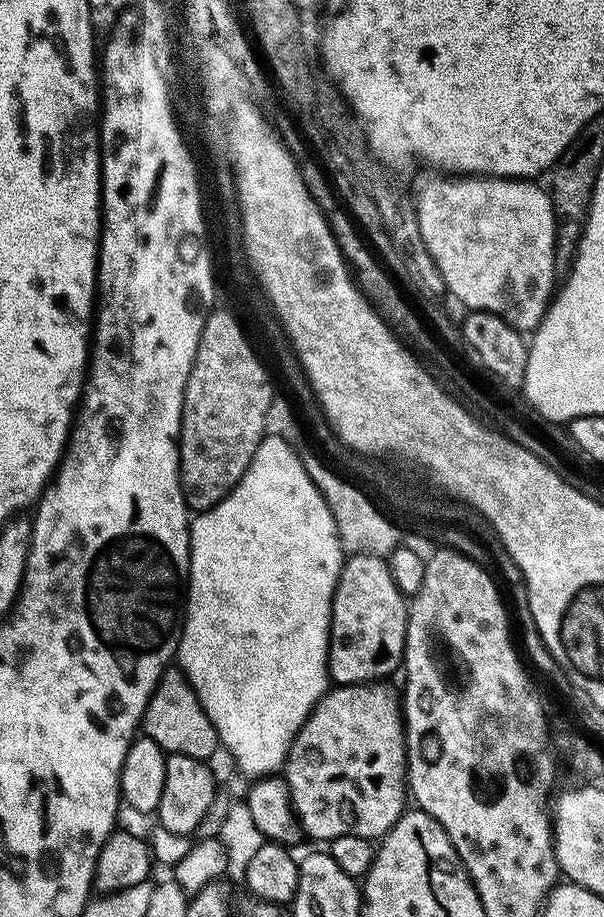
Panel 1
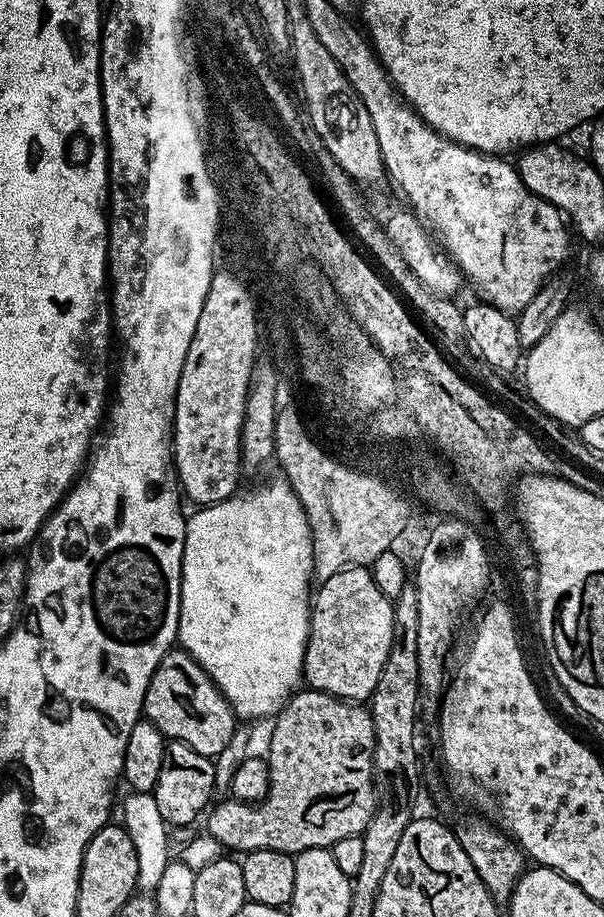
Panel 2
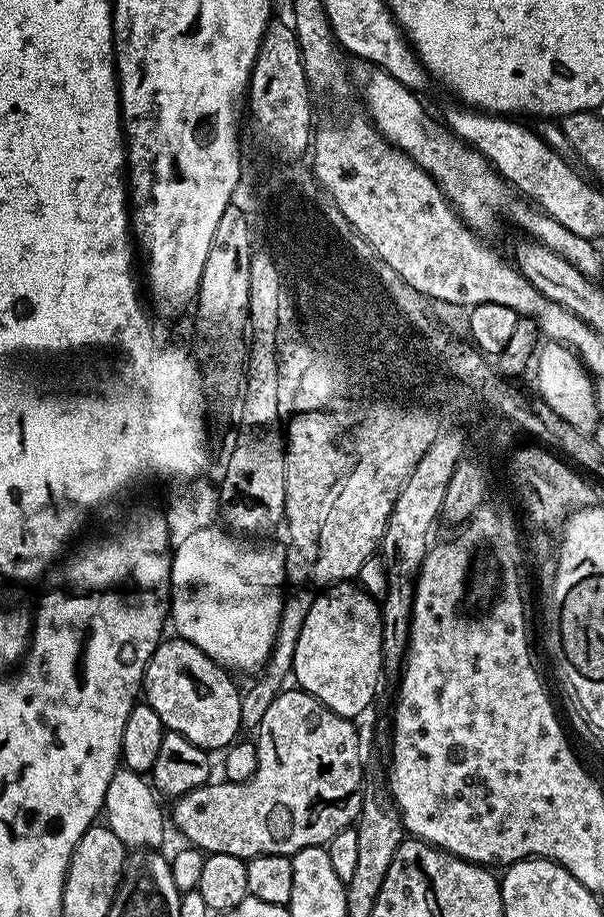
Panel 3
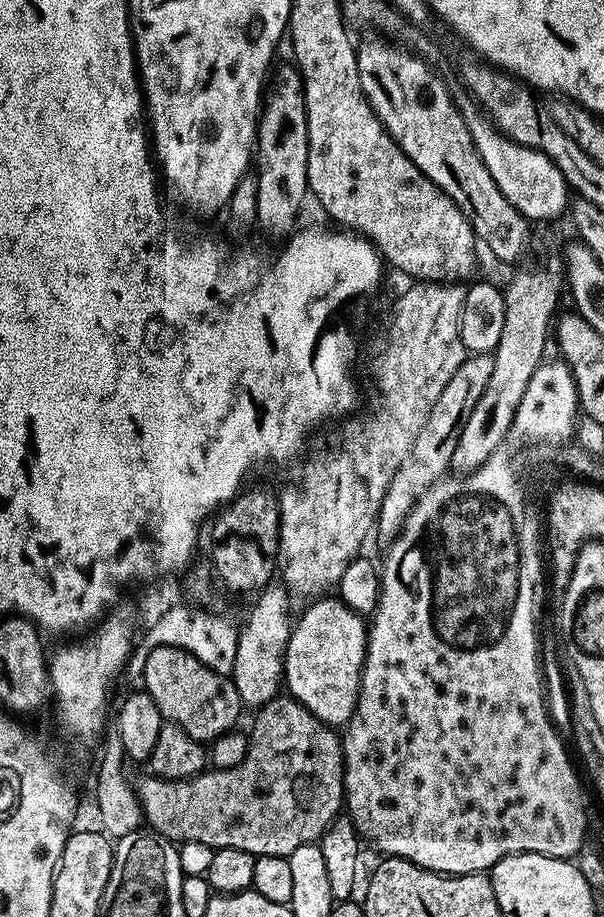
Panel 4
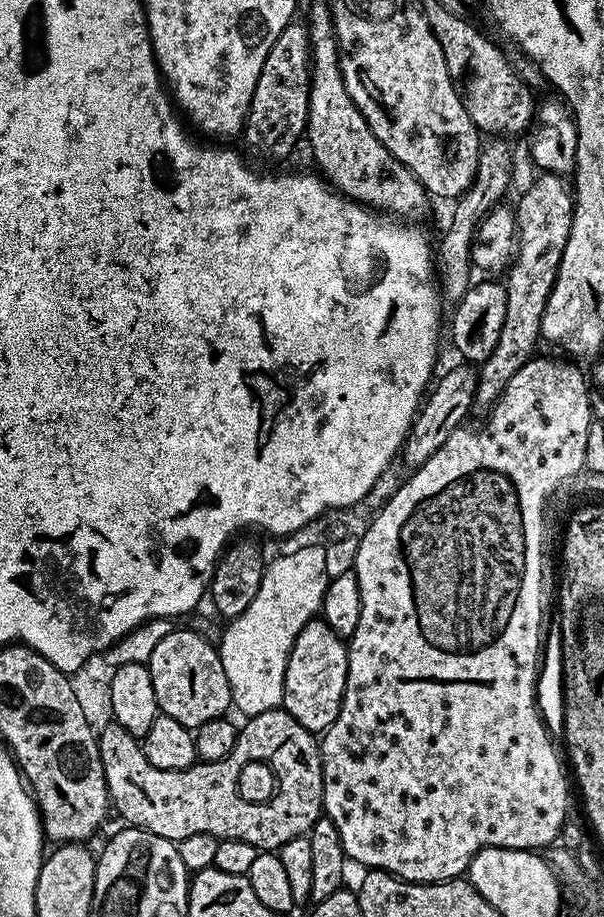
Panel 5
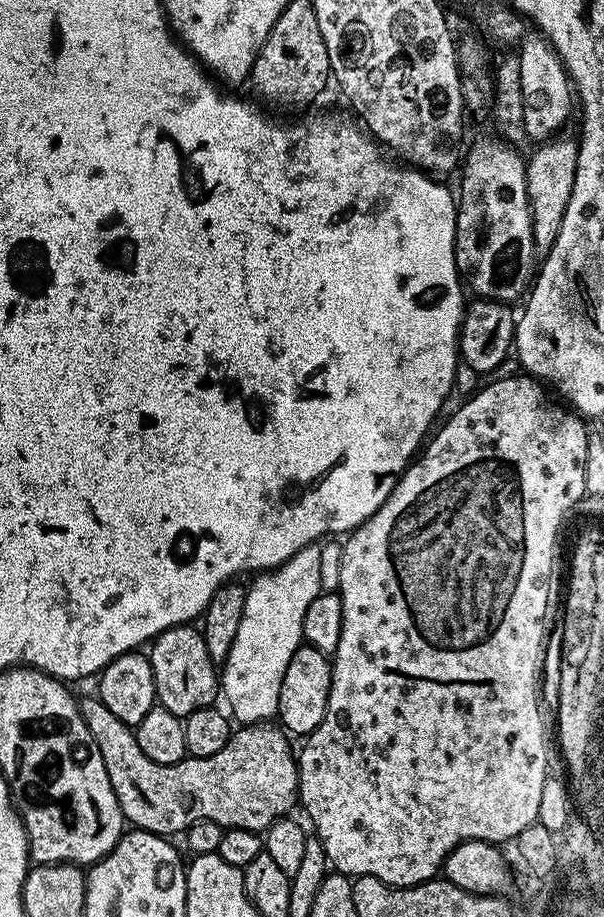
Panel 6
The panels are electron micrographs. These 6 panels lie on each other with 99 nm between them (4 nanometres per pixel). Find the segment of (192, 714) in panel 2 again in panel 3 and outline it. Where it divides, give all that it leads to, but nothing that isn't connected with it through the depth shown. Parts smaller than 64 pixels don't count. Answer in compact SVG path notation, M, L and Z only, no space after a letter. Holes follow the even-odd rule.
M181 638L168 639L161 639L160 645L156 647L146 666L142 685L143 699L154 710L154 714L158 714L158 718L162 718L167 731L182 734L182 738L194 742L194 746L205 750L227 749L242 732L240 727L240 719L242 718L241 689L236 689L235 682L227 676L229 673L210 659L198 646Z

